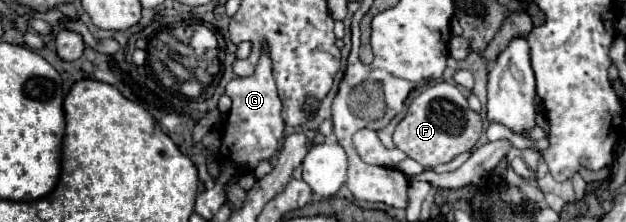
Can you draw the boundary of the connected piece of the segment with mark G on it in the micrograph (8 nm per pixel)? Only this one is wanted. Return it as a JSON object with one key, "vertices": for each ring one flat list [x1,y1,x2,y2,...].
{"vertices":[[261,56,253,76,231,80,227,84,227,96,233,100,233,106,221,132,221,156,231,158,241,172,255,170,259,160,269,160,275,156,285,128,281,118,281,100,271,74,271,60]]}

